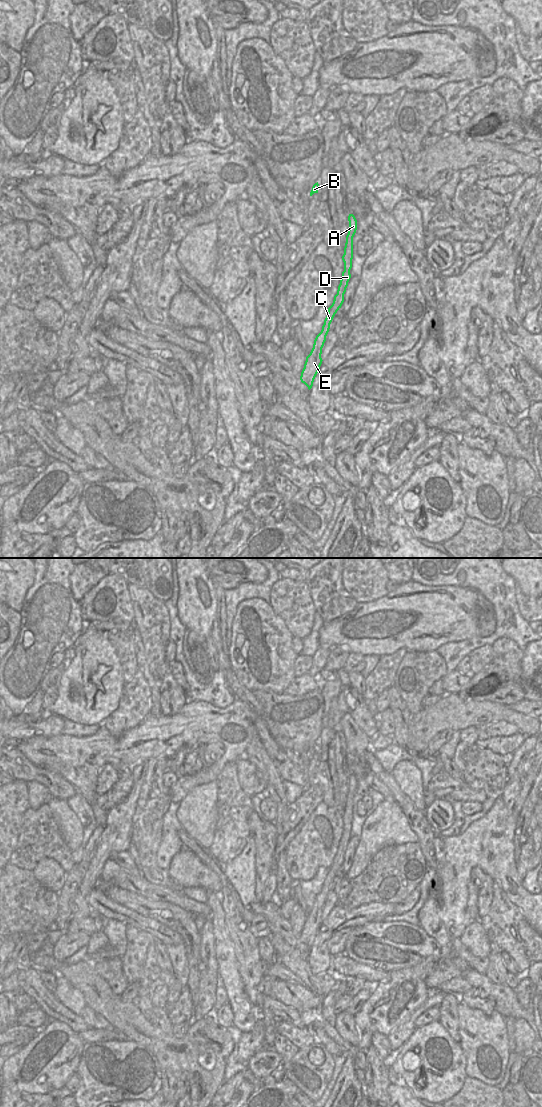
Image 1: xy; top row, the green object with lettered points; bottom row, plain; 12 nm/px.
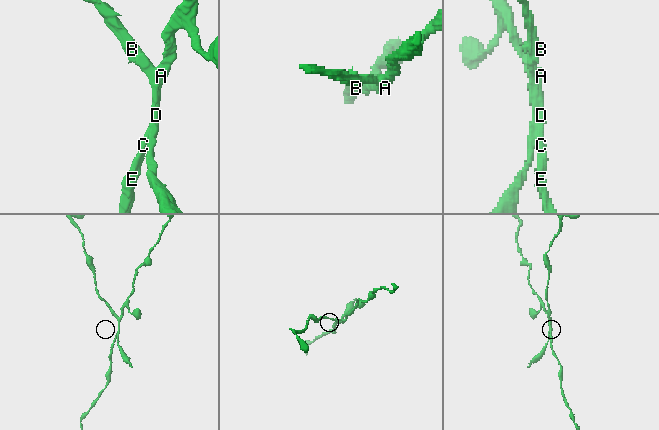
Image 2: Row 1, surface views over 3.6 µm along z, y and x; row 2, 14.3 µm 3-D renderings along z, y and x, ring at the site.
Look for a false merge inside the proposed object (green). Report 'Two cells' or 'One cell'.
Two cells

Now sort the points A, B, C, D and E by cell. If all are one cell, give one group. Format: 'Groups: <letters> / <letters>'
Groups: A C D E / B

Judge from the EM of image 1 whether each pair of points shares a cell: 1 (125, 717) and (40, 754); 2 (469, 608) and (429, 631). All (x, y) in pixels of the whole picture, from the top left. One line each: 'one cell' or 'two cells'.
1: two cells
2: one cell

